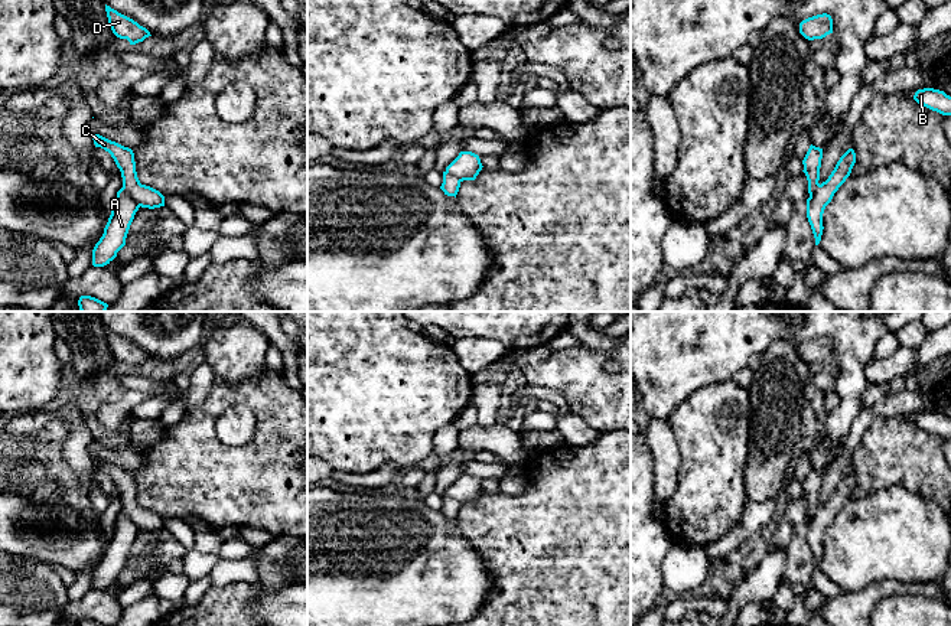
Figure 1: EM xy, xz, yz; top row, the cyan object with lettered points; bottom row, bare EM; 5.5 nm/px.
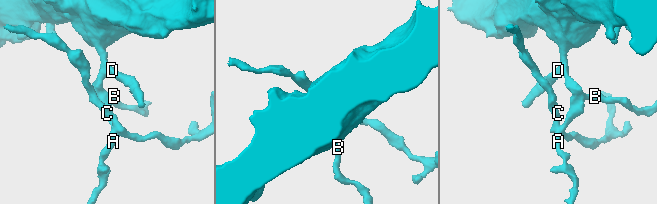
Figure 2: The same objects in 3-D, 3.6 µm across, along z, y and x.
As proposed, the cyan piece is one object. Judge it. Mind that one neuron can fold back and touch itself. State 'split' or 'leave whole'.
split

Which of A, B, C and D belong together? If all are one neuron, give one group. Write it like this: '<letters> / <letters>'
A B D / C

